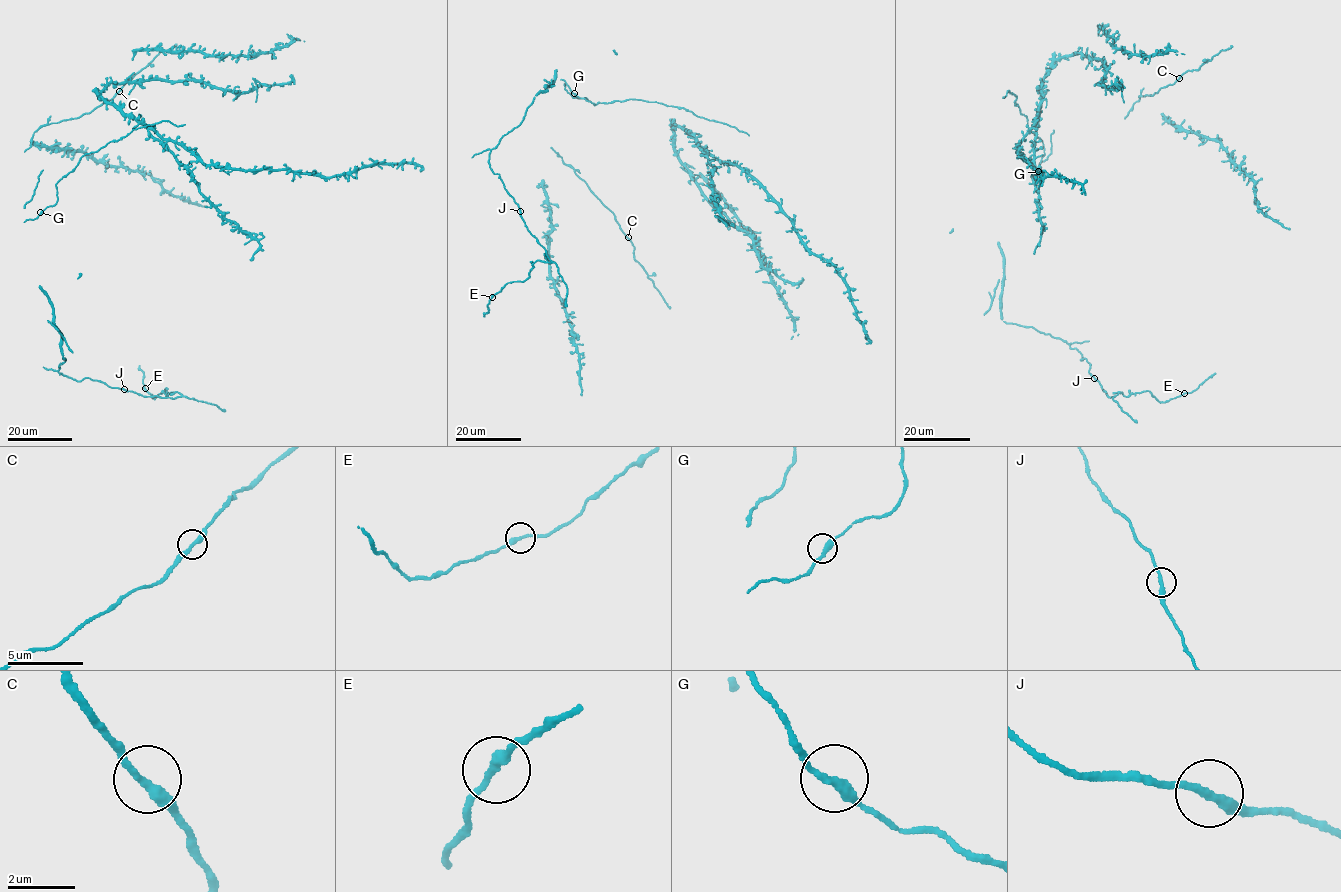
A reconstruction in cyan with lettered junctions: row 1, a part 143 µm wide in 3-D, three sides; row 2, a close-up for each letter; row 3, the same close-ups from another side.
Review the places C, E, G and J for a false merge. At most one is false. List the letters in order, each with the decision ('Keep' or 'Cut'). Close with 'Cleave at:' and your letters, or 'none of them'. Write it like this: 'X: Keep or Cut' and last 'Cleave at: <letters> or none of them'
C: Keep
E: Keep
G: Keep
J: Keep
Cleave at: none of them

